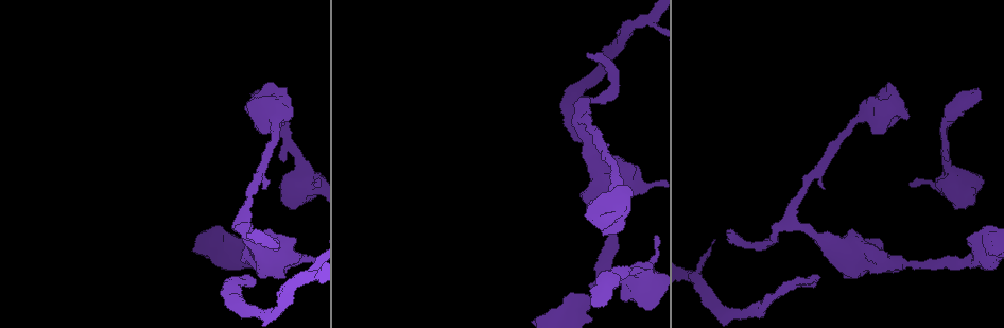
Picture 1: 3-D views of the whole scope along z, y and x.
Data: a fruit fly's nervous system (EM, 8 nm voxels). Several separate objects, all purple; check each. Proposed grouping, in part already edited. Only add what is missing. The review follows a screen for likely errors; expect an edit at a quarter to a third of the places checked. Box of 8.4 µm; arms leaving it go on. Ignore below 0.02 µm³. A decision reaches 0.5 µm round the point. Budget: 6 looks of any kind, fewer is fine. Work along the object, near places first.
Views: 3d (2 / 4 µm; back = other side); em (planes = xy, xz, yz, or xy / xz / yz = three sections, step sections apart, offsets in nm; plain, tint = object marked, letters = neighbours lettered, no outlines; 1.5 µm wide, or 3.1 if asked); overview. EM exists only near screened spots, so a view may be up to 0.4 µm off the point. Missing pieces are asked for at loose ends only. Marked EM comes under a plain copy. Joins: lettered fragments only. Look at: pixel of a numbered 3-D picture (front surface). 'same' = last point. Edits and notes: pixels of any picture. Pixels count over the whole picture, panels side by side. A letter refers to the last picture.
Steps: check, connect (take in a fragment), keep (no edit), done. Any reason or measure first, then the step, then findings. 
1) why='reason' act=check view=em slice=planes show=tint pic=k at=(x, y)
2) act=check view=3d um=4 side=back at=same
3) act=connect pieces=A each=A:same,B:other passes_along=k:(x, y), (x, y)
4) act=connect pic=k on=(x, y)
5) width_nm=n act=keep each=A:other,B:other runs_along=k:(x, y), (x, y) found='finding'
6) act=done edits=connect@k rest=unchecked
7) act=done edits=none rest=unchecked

why='branch stops here' act=check view=em slice=planes show=tint pic=1 at=(977, 90)

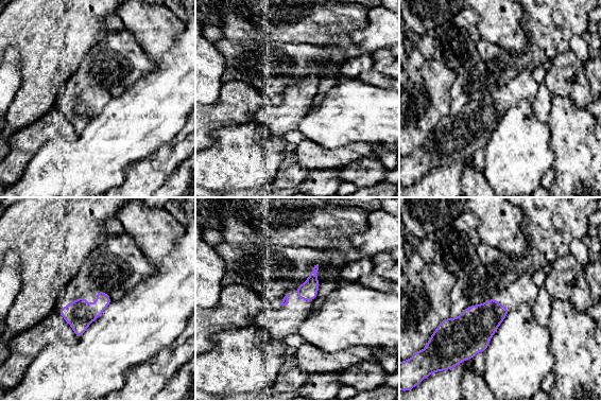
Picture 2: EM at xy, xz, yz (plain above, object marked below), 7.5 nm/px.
why='what lies round it' act=check view=em slice=planes show=letters at=same

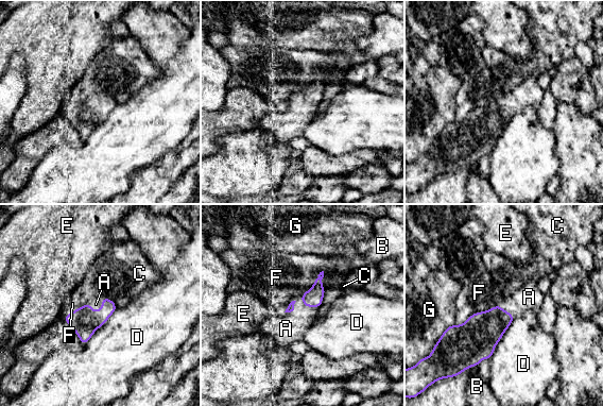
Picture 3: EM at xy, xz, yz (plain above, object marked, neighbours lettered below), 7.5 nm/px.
act=connect pieces=A each=A:same,B:other,C:other,D:other,E:other,F:other,G:other passes_along=3:(84, 321), (101, 308), (96, 304) found='the neuron continues'

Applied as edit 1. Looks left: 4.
why='see it whole again' act=check view=overview

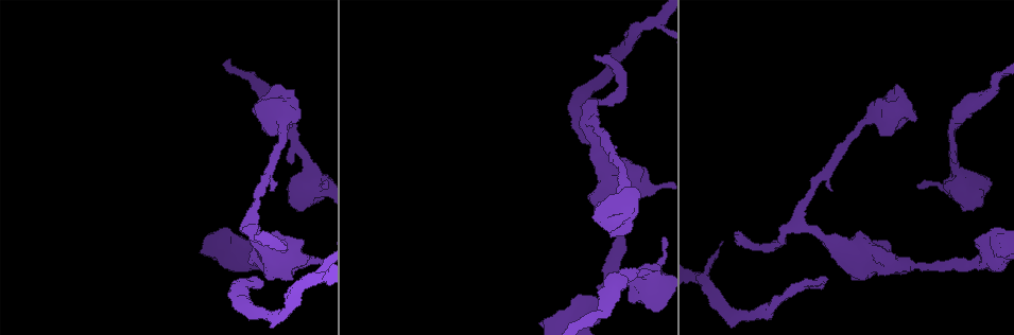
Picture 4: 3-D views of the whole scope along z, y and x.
why='long arm stops here' act=check view=3d um=2 pic=4 at=(594, 57)

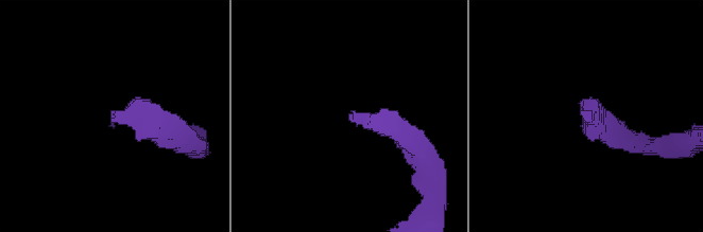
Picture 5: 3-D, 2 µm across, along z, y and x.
why='now the EM' act=check view=em slice=xz step=8 show=letters pic=5 at=(589, 110)

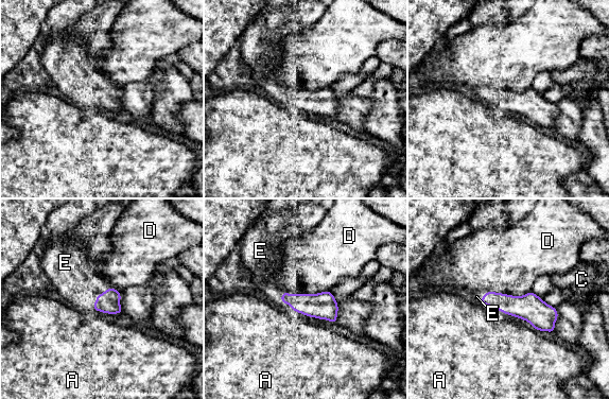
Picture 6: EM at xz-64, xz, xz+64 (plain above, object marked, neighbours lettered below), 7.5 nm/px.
why='cut it another way' act=check view=em slice=planes show=letters at=same

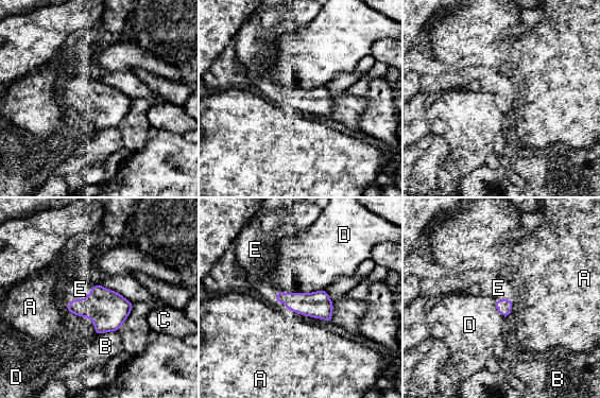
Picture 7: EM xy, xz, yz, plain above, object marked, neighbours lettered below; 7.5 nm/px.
width_nm=110 act=connect pieces=E each=A:other,B:other,C:other,D:other,E:same found='the neuron continues'

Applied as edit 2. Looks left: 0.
act=done edits=connect@3,connect@7 rest=unchecked

